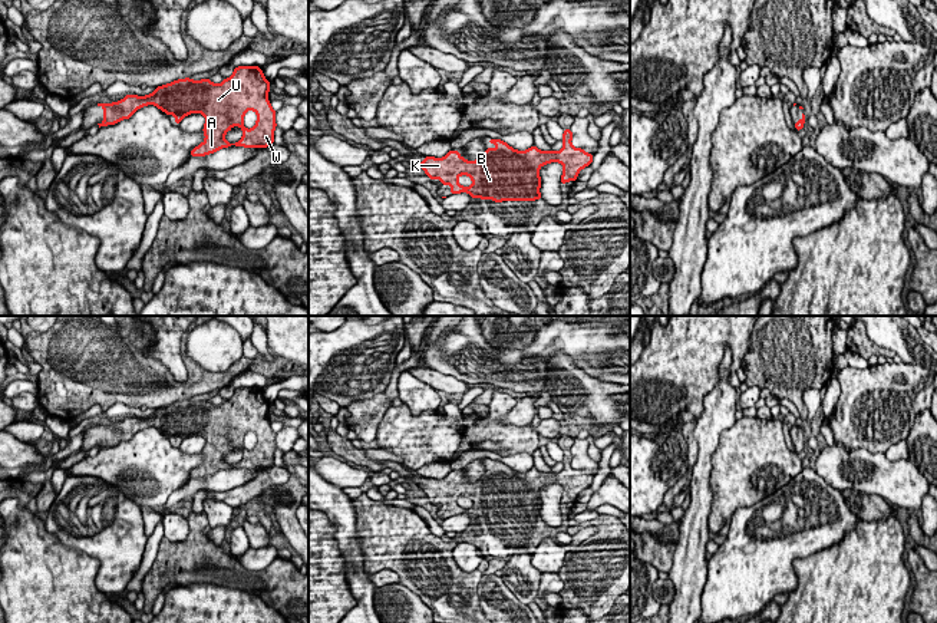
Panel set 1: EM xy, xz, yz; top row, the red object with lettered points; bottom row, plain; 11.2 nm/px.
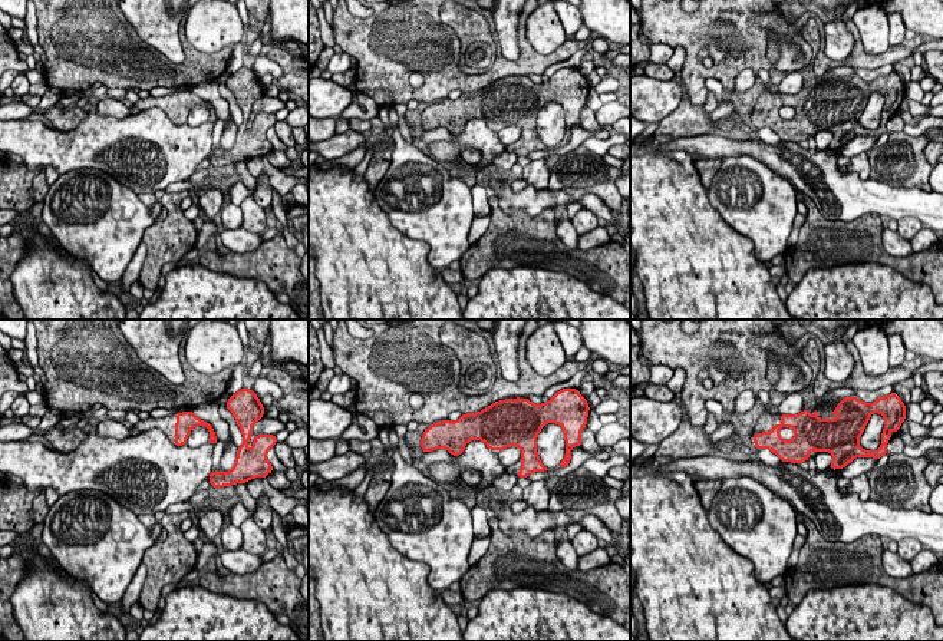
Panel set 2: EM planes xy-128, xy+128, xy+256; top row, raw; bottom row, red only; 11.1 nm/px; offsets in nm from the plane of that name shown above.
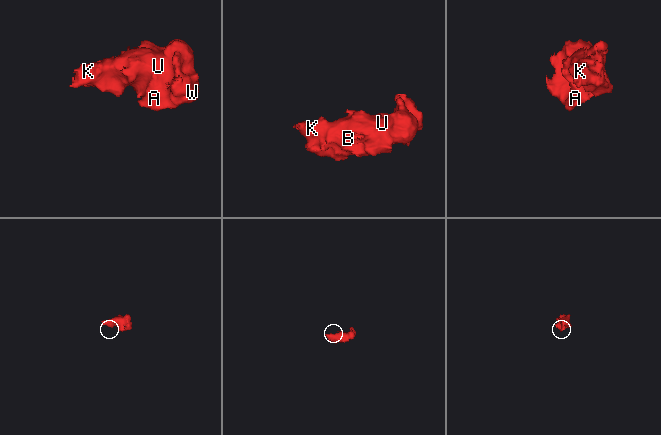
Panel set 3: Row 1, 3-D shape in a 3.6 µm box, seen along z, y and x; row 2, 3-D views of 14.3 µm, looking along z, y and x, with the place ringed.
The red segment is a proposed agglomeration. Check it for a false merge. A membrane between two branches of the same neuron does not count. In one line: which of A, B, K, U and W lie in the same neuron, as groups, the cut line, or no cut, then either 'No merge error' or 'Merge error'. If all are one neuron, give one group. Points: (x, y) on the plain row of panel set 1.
Groups: A B K U W. No split. No merge error

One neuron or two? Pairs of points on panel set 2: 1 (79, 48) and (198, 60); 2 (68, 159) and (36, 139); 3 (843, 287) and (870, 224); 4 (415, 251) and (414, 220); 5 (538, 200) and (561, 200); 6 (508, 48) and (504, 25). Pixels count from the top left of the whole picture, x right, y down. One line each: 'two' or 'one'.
1: one
2: one
3: two
4: two
5: one
6: one

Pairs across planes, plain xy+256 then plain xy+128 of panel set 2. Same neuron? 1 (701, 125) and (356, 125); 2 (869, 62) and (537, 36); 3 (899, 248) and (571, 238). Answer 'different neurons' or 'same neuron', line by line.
1: same neuron
2: different neurons
3: same neuron

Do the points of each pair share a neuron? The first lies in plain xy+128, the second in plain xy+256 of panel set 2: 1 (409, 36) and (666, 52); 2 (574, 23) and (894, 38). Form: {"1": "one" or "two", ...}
{"1": "two", "2": "one"}

